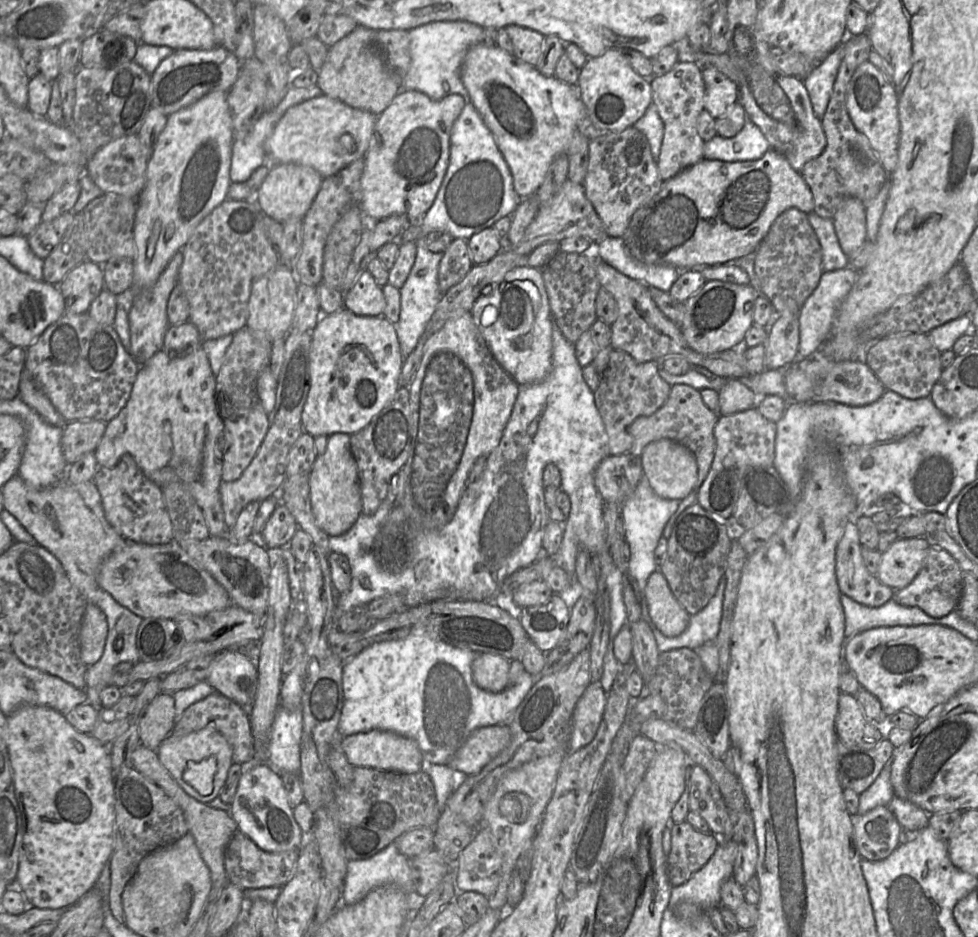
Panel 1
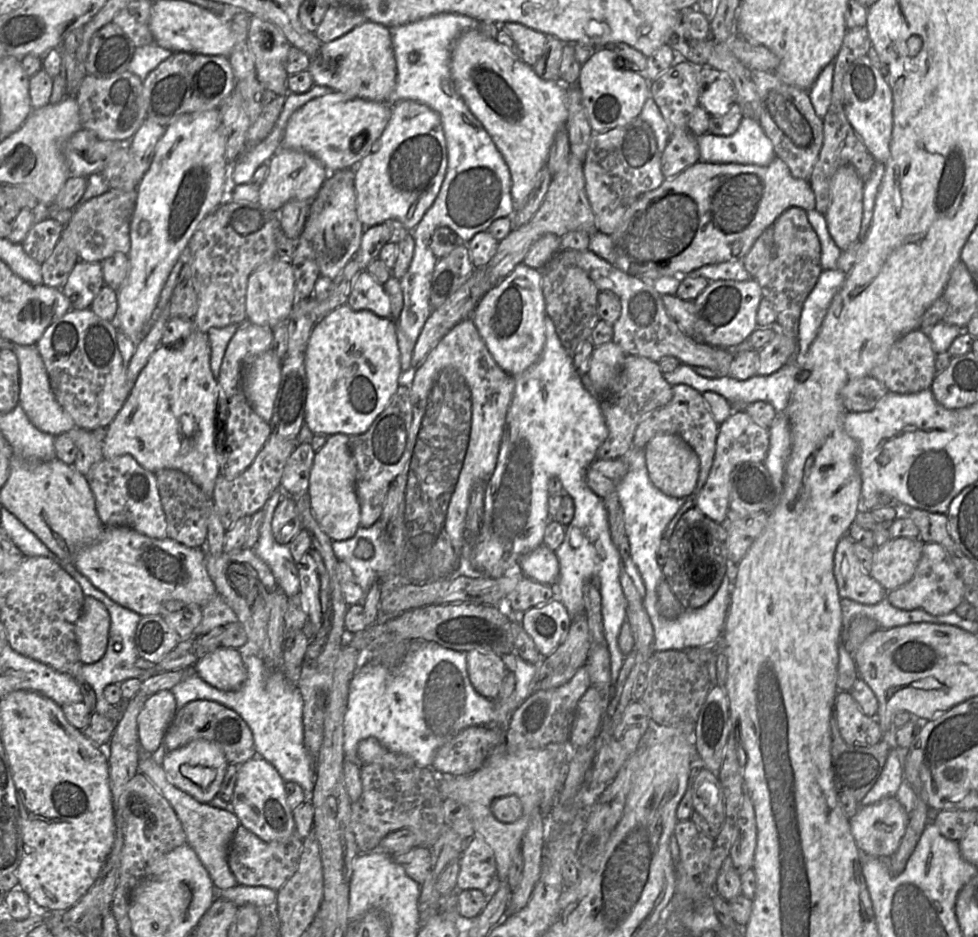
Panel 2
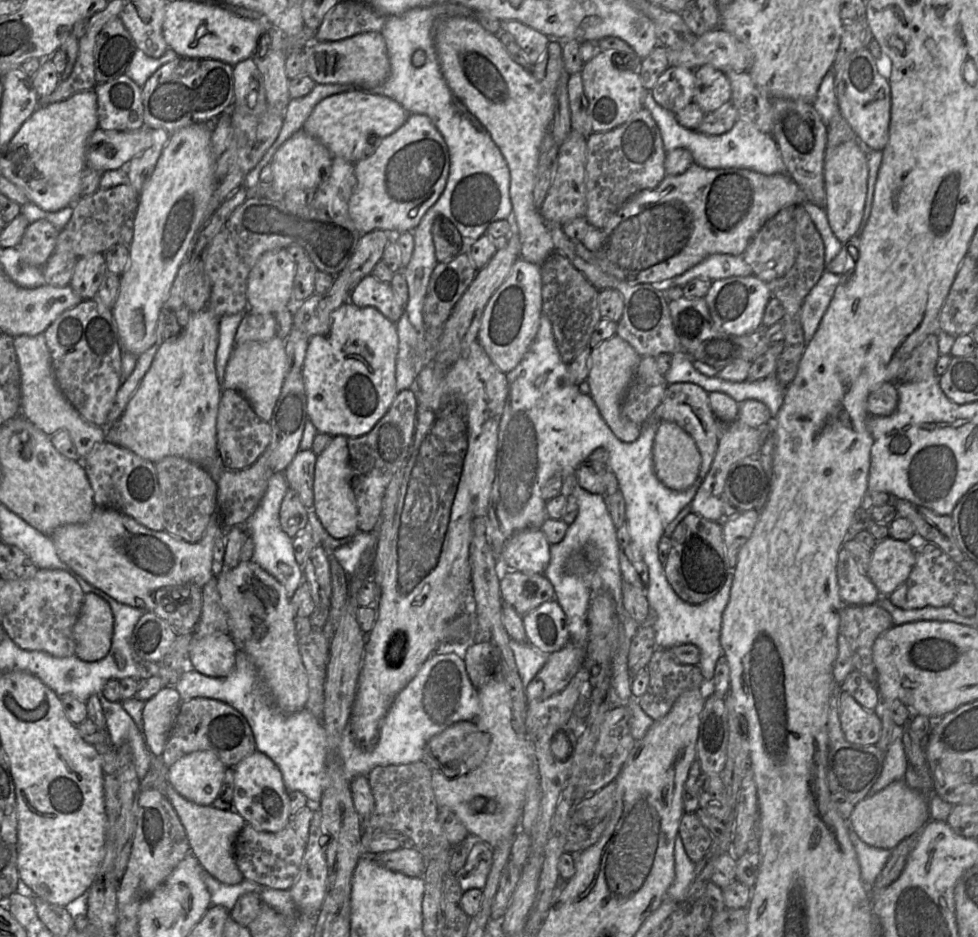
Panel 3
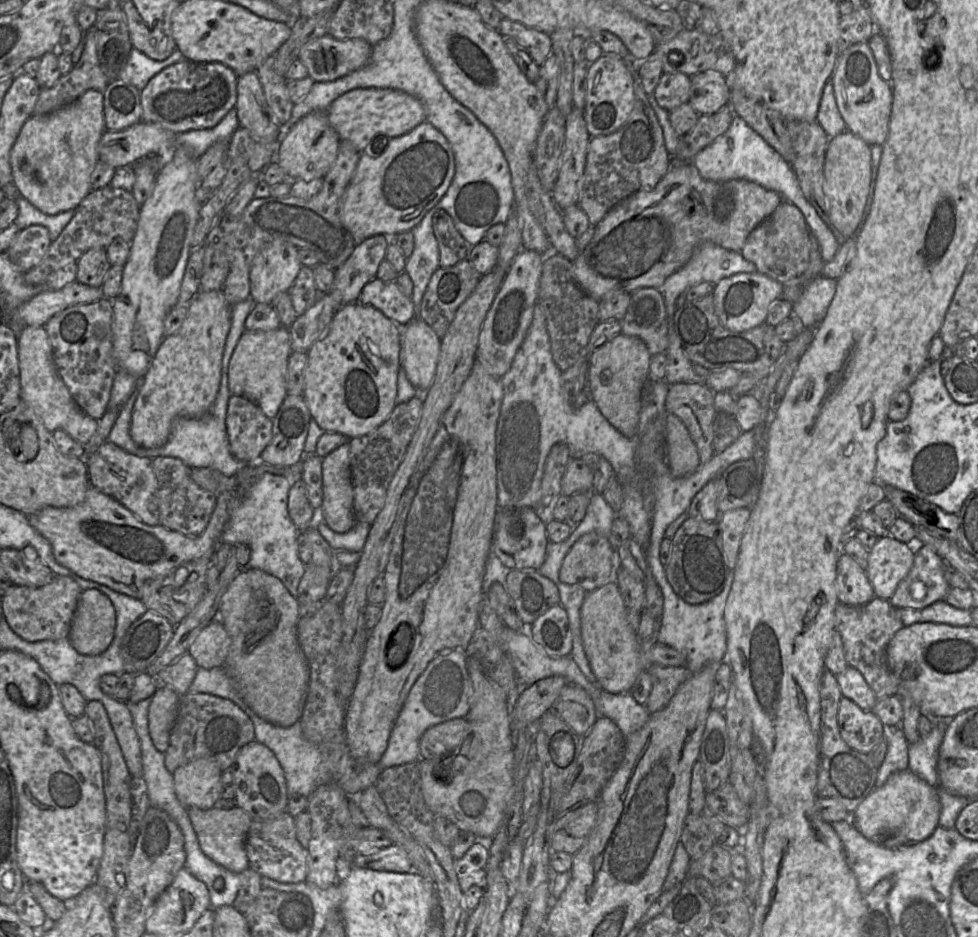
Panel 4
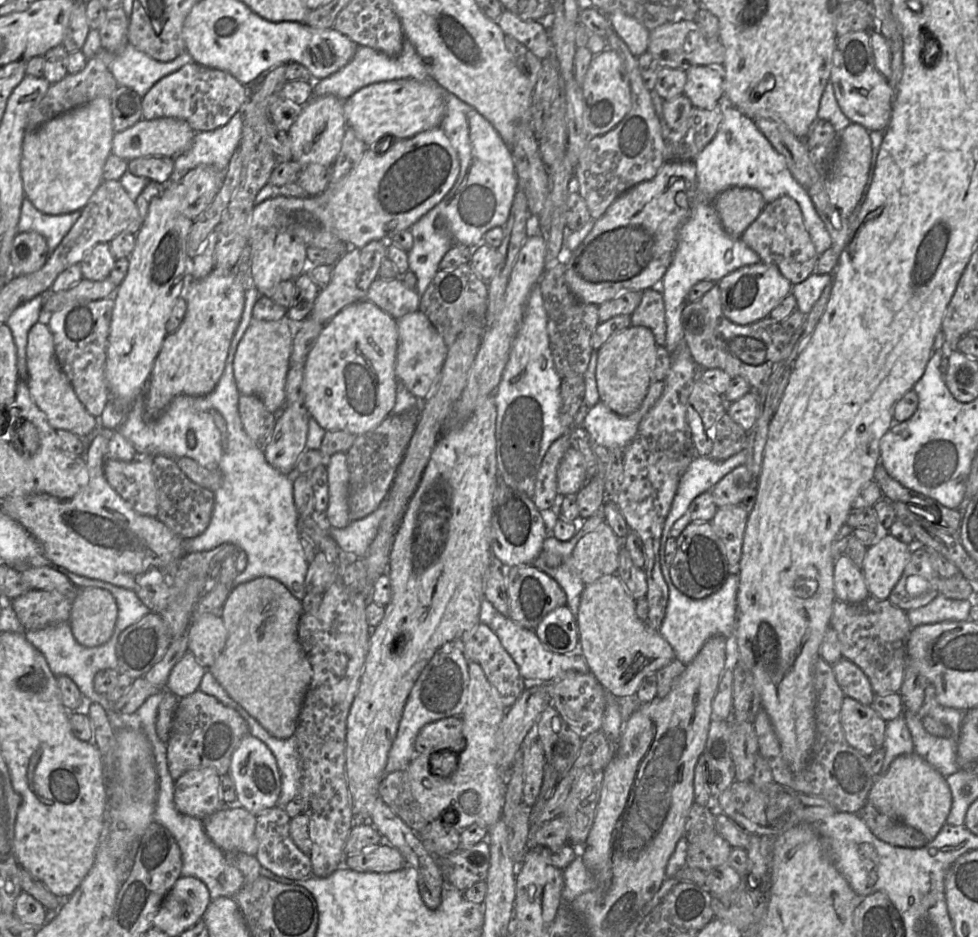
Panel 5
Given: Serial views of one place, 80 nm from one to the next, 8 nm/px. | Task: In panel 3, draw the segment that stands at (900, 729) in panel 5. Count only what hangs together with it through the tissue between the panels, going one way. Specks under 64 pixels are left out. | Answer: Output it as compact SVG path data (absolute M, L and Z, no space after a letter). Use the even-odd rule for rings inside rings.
M898 733L890 744L883 763L882 772L870 789L868 796L873 796L894 781L903 780L908 769L908 761L901 735Z

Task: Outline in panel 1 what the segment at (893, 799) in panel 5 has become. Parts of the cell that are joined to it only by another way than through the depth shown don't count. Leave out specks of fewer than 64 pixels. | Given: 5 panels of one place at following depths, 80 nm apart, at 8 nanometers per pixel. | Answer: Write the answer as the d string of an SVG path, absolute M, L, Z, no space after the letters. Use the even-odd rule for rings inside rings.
M877 806L853 818L856 847L863 859L888 857L902 842L903 829L886 806Z

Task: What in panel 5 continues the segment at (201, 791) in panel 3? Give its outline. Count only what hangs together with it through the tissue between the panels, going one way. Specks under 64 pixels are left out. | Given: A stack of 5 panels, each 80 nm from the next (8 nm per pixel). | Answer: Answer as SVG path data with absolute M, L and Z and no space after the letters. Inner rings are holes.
M212 768L185 772L174 781L174 805L183 815L200 820L221 809L221 777Z

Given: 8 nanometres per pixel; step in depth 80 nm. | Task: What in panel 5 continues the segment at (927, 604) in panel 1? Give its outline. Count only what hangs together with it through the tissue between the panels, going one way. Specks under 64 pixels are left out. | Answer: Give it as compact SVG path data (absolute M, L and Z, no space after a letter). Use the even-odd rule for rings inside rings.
M912 547L911 559L888 599L905 612L925 606L940 594L939 578L927 549Z

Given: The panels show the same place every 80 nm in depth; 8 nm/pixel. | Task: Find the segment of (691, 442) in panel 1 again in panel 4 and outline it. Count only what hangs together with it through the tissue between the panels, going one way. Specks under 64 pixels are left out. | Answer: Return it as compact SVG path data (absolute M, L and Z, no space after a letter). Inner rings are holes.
M676 383L668 388L665 399L667 414L678 417L696 445L701 464L708 462L713 449L713 420L717 414L714 394L698 383Z

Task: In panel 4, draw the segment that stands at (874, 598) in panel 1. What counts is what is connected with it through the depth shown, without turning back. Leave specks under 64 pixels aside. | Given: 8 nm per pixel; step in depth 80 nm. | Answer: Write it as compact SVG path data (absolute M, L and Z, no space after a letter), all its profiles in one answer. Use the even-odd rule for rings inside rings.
M846 553L837 562L836 588L839 602L847 606L863 606L875 597L866 572Z

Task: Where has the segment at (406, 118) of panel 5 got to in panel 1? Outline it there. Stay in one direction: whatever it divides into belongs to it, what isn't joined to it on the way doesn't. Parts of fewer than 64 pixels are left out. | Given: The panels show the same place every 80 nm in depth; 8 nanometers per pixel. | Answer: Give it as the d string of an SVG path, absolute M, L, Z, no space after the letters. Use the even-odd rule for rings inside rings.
M324 94L290 107L278 121L265 142L270 166L277 163L293 163L311 167L323 178L336 174L357 159L365 158L378 116L353 108Z

